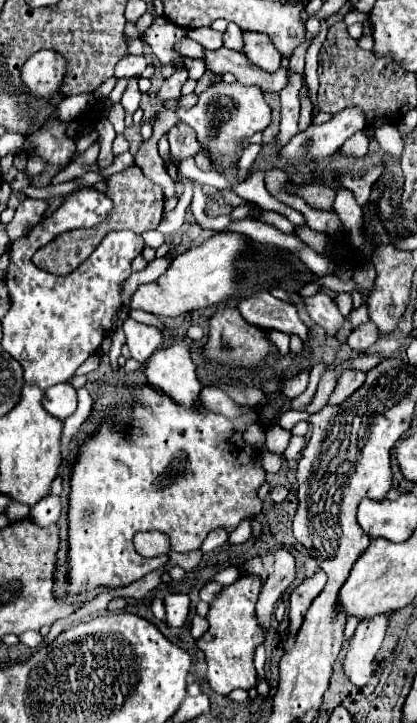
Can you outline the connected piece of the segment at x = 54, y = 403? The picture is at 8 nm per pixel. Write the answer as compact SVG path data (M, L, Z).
M70 383L48 387L44 391L42 407L56 419L64 421L66 417L70 417L76 411L76 389Z

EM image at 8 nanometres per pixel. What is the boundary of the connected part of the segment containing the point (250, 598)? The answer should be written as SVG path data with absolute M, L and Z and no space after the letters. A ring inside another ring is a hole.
M240 575L236 583L224 587L224 591L216 597L208 611L208 631L196 641L198 649L204 653L208 671L206 679L212 691L228 695L232 689L252 689L256 687L256 669L254 669L254 653L260 645L262 631L254 617L254 605L260 593L260 579L254 575Z

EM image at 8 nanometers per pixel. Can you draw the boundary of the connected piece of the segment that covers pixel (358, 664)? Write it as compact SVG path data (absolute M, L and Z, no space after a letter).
M388 617L366 619L360 623L350 639L350 647L344 659L344 673L356 687L368 685L374 673L376 653L384 641Z

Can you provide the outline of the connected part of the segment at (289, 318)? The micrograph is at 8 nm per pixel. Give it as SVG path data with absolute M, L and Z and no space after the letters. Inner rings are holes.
M268 291L252 293L250 297L240 299L238 311L248 323L254 323L264 329L278 329L288 335L298 335L304 345L308 345L310 341L308 329L300 321L296 307L272 297Z

